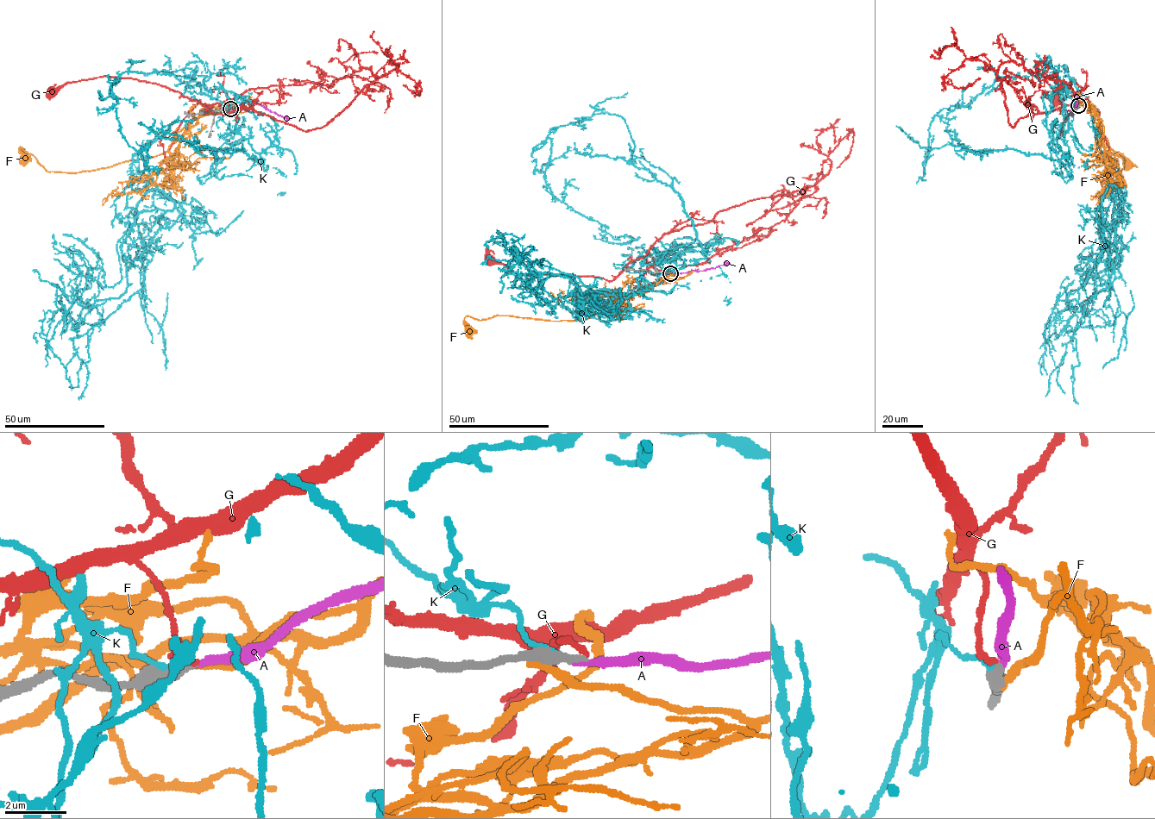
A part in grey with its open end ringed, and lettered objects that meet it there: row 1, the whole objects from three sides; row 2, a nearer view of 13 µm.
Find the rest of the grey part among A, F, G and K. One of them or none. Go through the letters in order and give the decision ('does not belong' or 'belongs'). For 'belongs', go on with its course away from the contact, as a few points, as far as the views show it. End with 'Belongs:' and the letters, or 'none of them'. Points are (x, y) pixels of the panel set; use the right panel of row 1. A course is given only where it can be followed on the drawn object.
A: belongs | via (1078, 105), (1076, 96), (1077, 103), (1071, 113)
F: does not belong
G: does not belong
K: does not belong
Belongs: A

